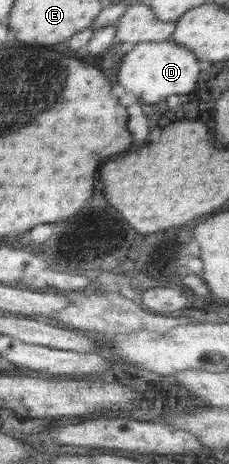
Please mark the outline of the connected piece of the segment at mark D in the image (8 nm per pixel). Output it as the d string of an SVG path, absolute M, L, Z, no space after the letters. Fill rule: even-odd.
M171 39L161 42L135 44L123 59L118 71L118 83L134 93L144 103L158 103L170 95L184 95L196 89L200 75L200 60L184 46L178 45Z

